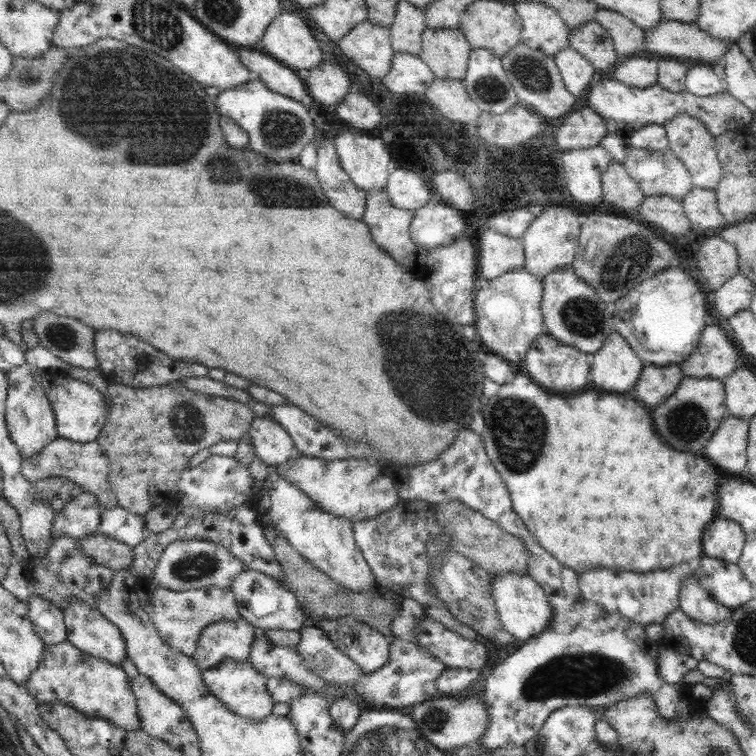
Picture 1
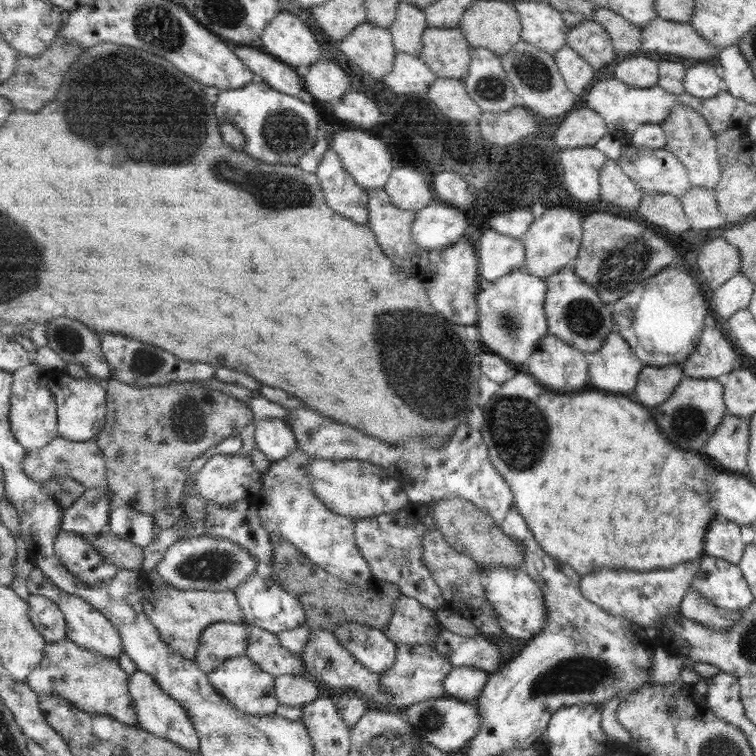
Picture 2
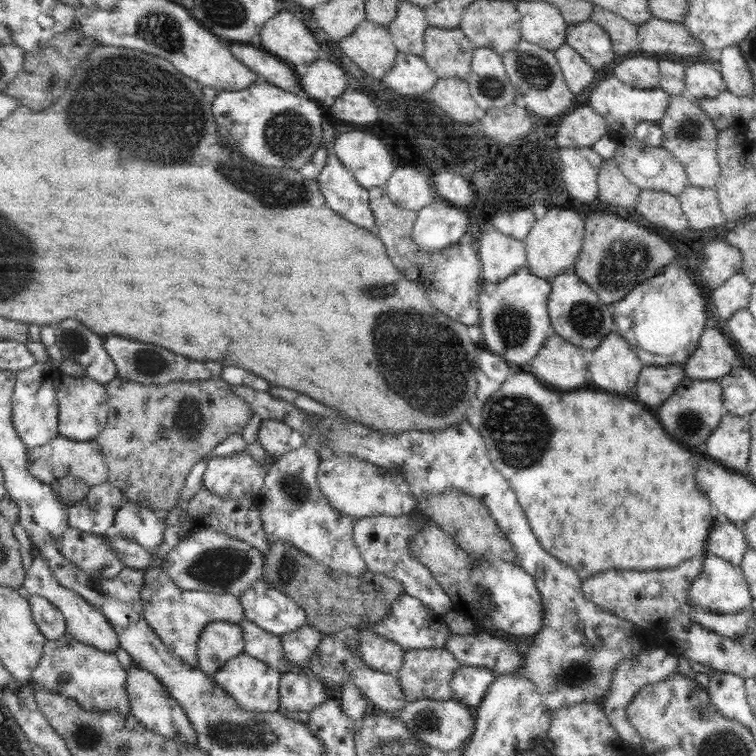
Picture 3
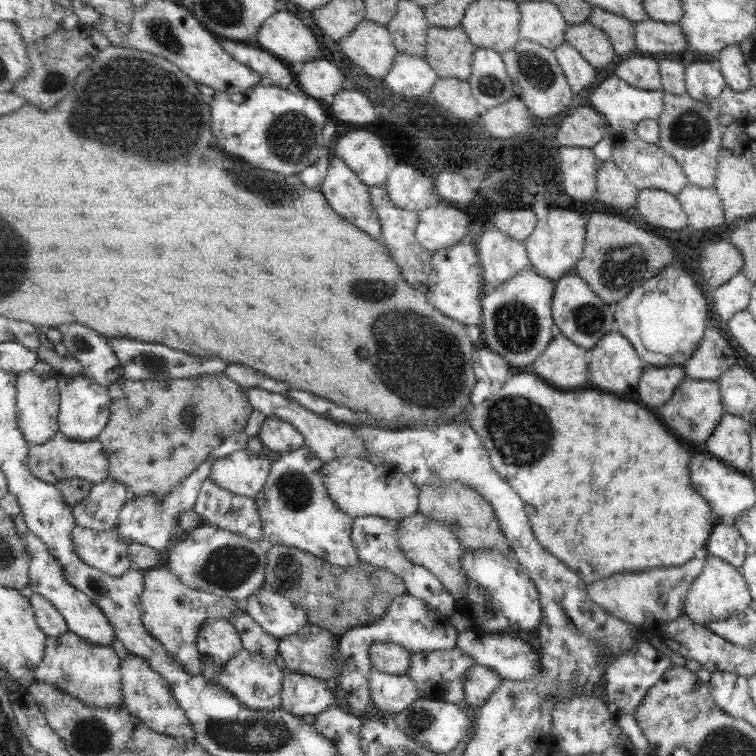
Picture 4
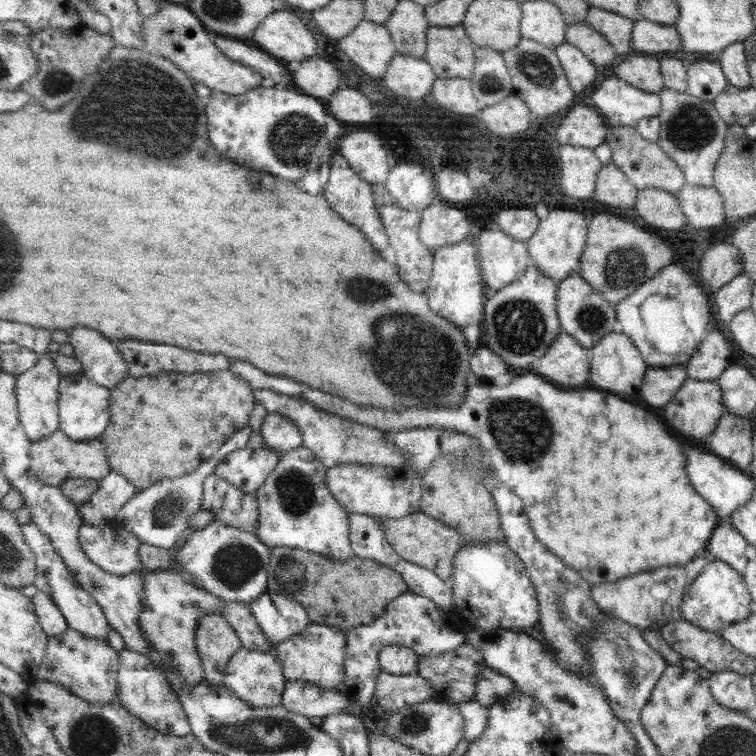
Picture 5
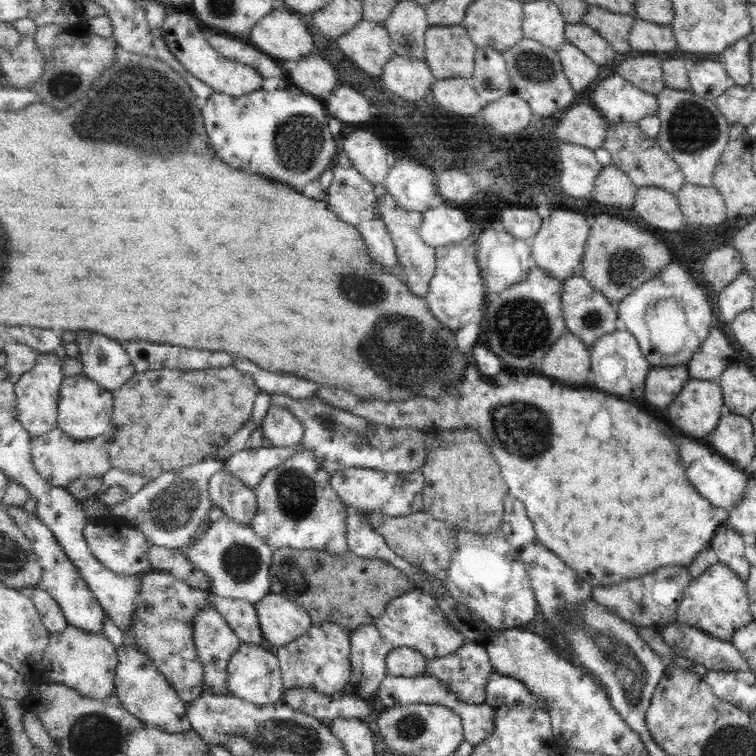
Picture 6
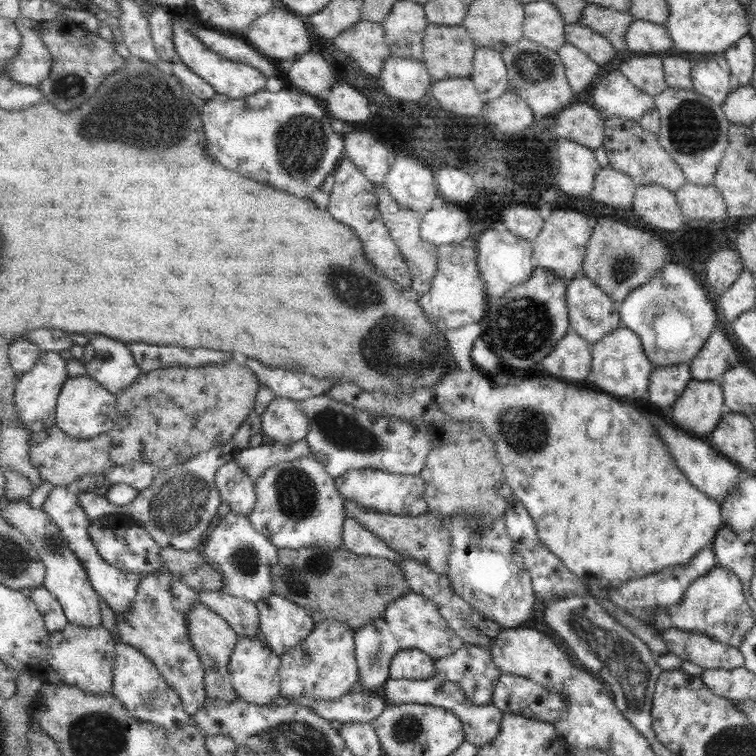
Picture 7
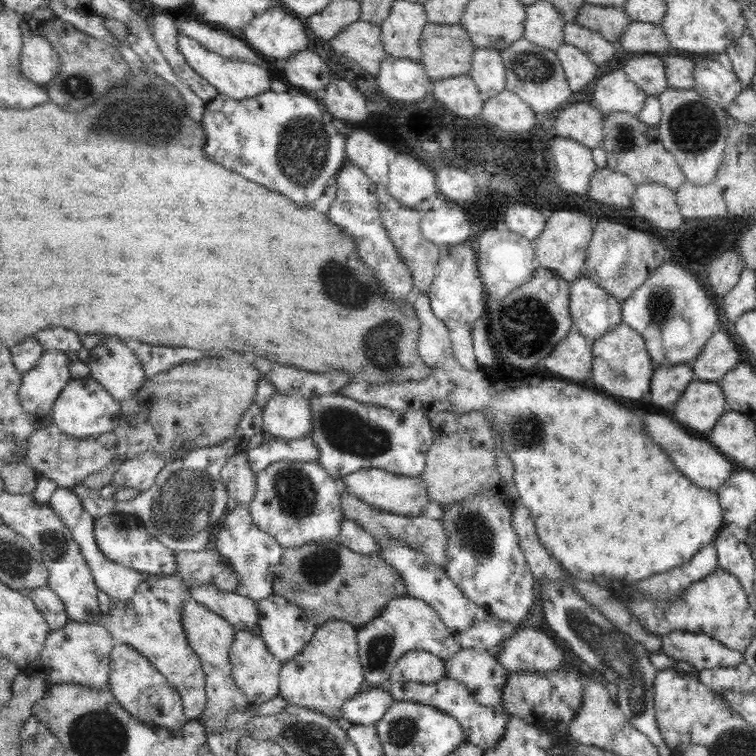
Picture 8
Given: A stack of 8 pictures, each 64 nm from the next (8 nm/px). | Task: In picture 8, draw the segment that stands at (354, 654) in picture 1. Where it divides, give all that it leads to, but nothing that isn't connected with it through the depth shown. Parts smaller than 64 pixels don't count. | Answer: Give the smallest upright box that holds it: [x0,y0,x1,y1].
[390,650,449,684]

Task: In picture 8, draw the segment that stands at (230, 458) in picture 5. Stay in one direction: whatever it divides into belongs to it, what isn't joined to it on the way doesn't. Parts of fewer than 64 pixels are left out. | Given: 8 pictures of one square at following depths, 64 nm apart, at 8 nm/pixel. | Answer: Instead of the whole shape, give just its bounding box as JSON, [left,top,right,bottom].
[247,435,321,474]

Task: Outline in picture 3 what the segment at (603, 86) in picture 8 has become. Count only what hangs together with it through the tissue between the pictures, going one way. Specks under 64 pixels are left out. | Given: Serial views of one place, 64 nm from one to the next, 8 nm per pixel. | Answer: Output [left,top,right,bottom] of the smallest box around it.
[589,76,670,135]

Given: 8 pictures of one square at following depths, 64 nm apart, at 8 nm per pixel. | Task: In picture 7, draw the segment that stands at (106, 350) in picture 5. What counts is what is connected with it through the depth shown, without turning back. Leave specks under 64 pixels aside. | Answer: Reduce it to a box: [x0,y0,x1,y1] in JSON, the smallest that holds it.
[81,334,143,395]

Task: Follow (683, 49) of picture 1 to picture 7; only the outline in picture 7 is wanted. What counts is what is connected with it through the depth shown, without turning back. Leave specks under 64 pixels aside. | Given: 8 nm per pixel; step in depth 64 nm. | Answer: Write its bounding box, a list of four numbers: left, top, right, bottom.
[626,20,671,54]

